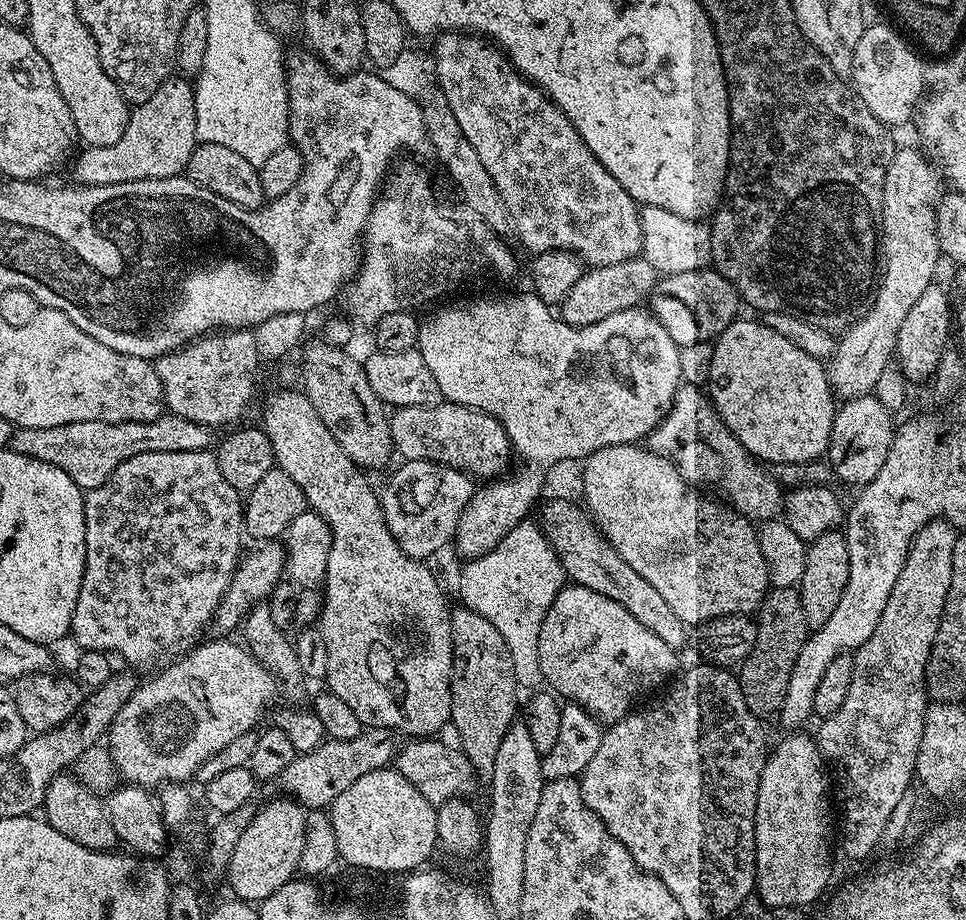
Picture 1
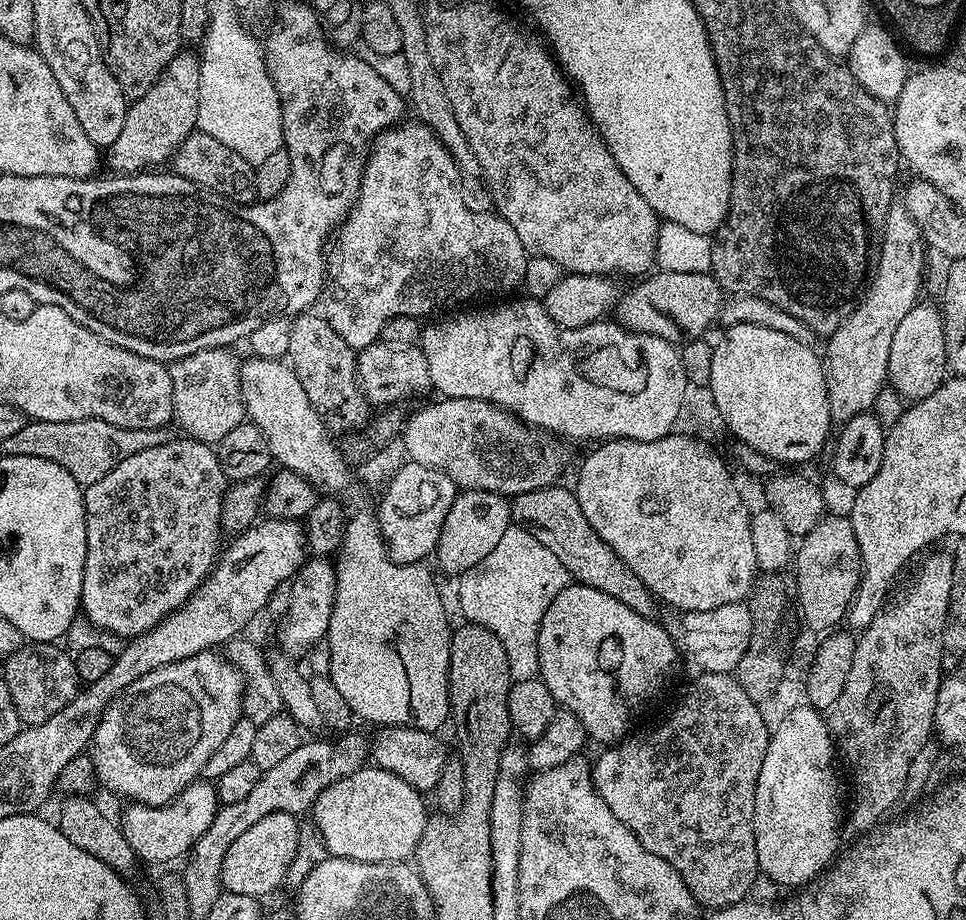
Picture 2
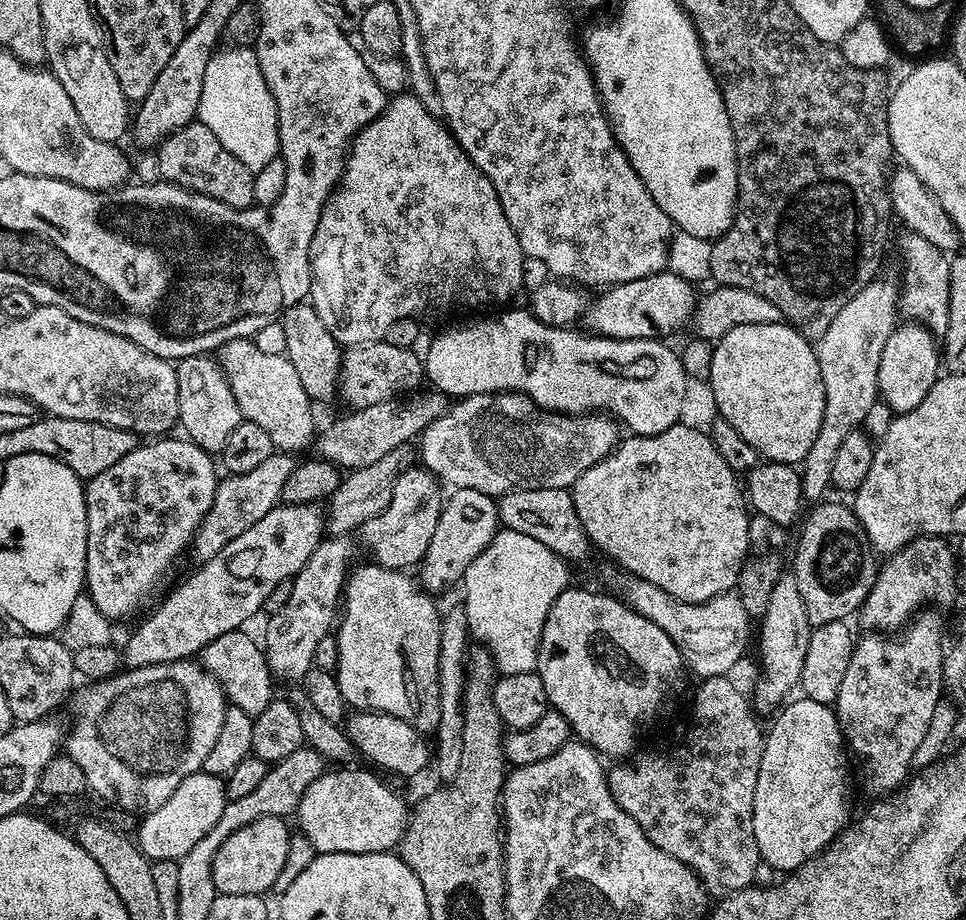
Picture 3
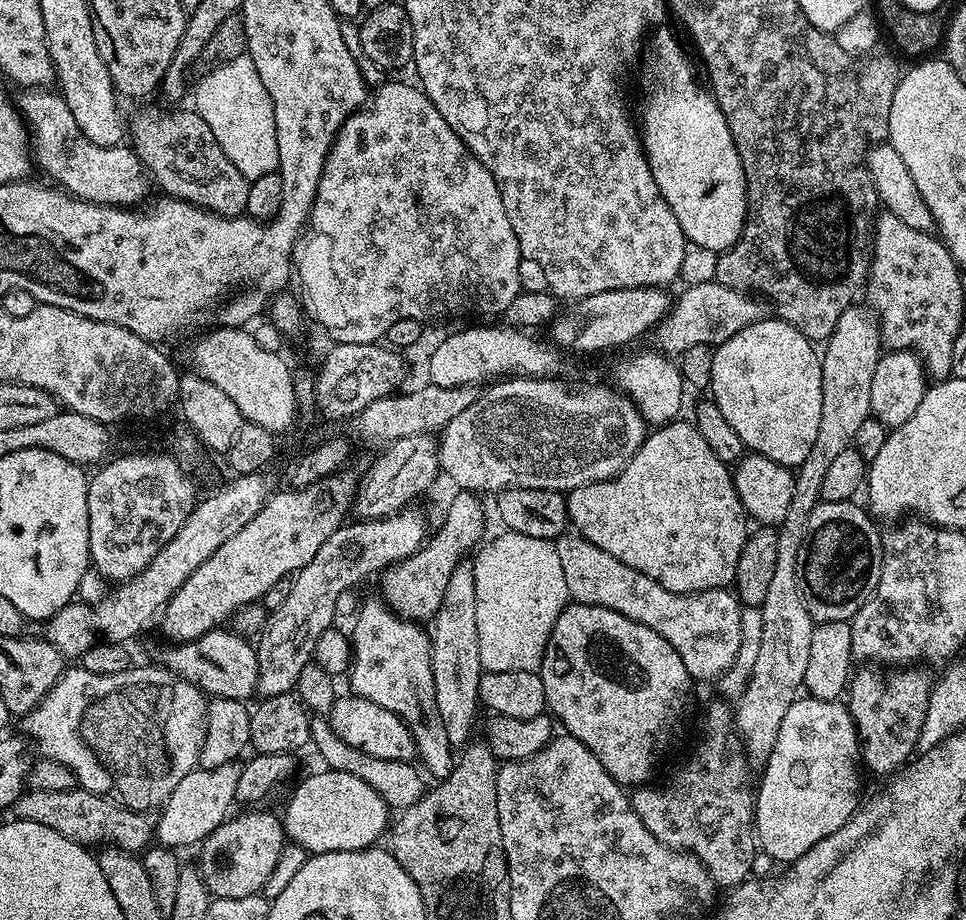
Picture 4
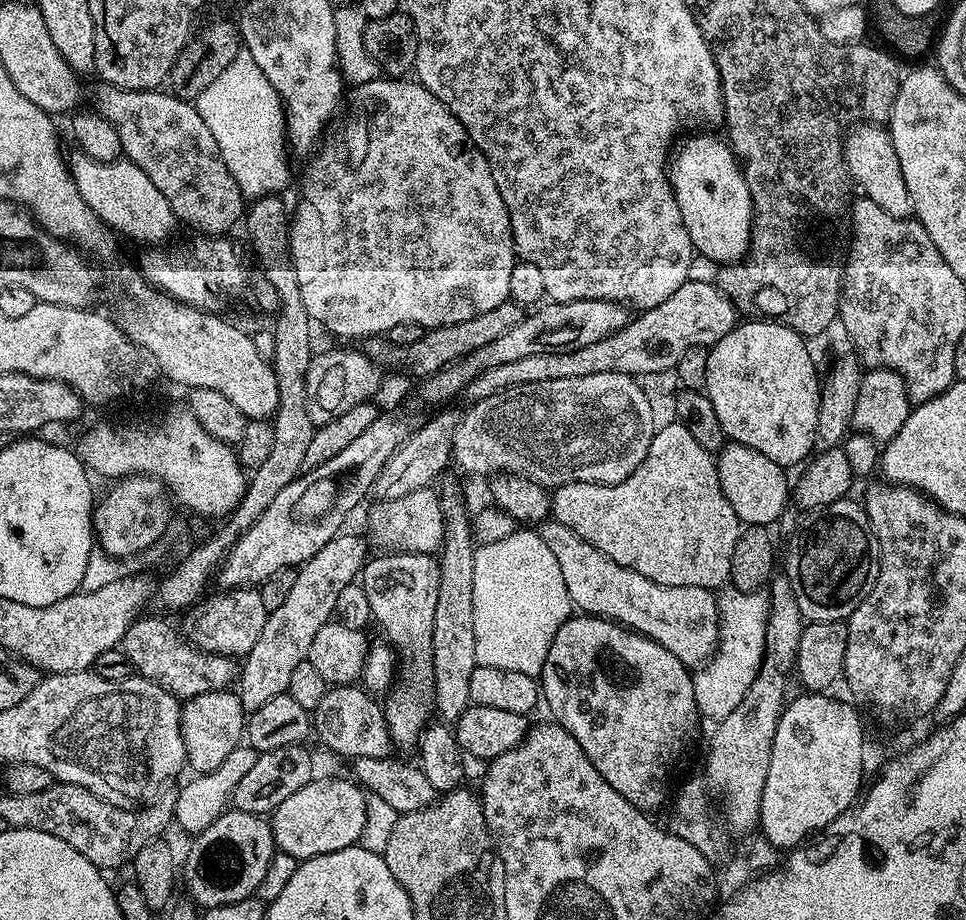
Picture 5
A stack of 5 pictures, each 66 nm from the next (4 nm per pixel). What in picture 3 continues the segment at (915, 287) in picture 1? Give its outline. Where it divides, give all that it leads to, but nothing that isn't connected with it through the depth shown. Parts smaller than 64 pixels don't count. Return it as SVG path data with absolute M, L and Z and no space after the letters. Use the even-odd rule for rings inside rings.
M874 278L838 310L834 322L826 329L826 334L822 334L820 340L815 341L814 347L818 366L822 370L822 386L826 394L826 406L822 414L822 426L818 426L818 438L814 446L810 446L810 454L802 461L799 469L802 490L805 501L820 502L825 499L824 491L829 491L832 482L832 471L834 470L834 457L838 454L838 449L842 447L842 442L851 432L857 431L863 425L866 413L870 406L878 399L878 362L882 362L882 350L886 347L886 342L890 334L898 326L898 301L900 298L900 288L892 280L880 280Z

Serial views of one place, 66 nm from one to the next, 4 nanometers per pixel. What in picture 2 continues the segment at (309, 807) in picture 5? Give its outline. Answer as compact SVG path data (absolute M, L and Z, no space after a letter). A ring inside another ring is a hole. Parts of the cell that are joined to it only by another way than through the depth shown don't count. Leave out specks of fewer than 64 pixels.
M365 766L359 768L354 774L350 774L346 778L342 778L338 782L334 782L332 786L326 790L322 790L322 794L318 794L318 798L312 804L310 809L311 823L318 826L318 830L322 834L322 838L328 847L329 856L337 856L338 858L350 858L354 862L378 862L379 864L399 864L407 861L409 858L415 857L416 847L422 838L422 830L426 830L430 819L430 811L424 805L425 797L414 786L410 786L410 782L402 782L402 778L398 778L394 774L390 774L379 766Z

